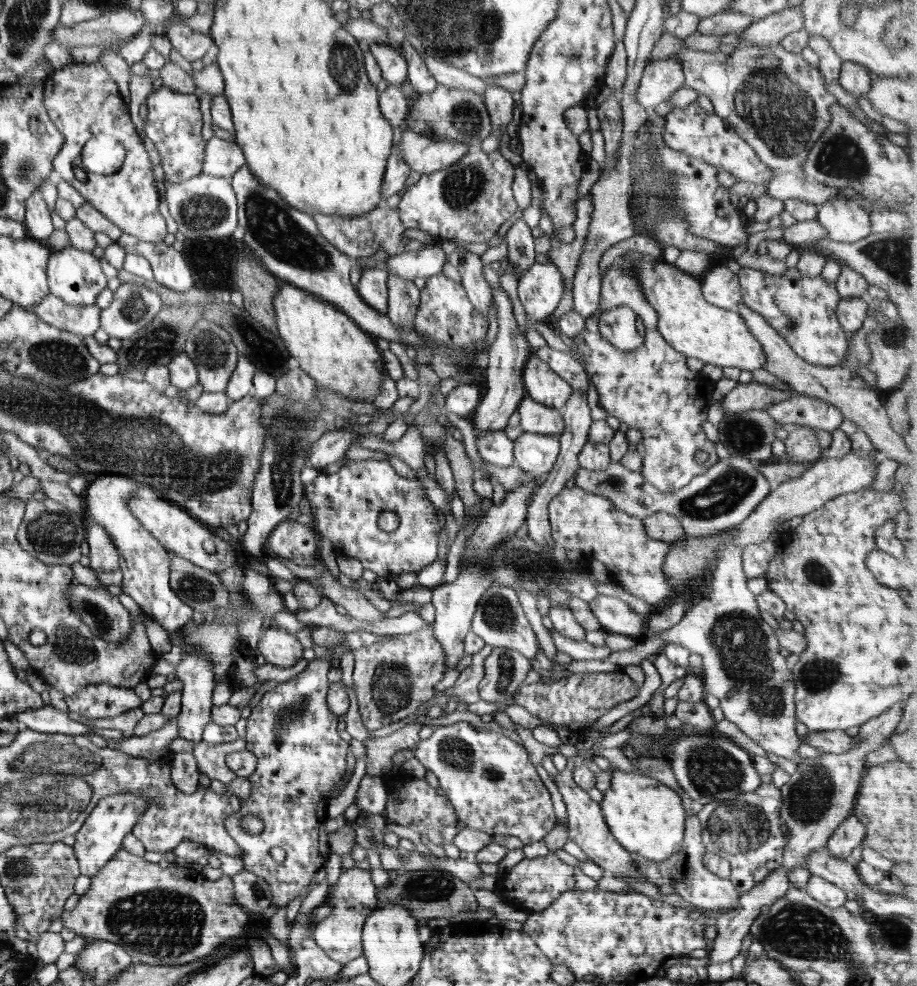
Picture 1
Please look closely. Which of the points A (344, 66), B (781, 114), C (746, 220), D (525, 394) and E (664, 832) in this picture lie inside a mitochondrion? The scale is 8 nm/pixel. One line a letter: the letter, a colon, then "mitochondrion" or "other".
A: mitochondrion
B: mitochondrion
C: other
D: other
E: other

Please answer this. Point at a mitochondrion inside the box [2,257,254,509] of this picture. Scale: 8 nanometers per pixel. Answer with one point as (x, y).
(56, 361)

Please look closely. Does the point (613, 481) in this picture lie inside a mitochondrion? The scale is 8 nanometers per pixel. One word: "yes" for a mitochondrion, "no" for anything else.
yes

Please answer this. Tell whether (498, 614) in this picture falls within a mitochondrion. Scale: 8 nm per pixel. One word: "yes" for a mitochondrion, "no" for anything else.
yes

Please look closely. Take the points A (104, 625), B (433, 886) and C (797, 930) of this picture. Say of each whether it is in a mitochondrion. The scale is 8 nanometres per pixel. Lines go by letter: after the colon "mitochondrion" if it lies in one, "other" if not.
A: mitochondrion
B: mitochondrion
C: mitochondrion

